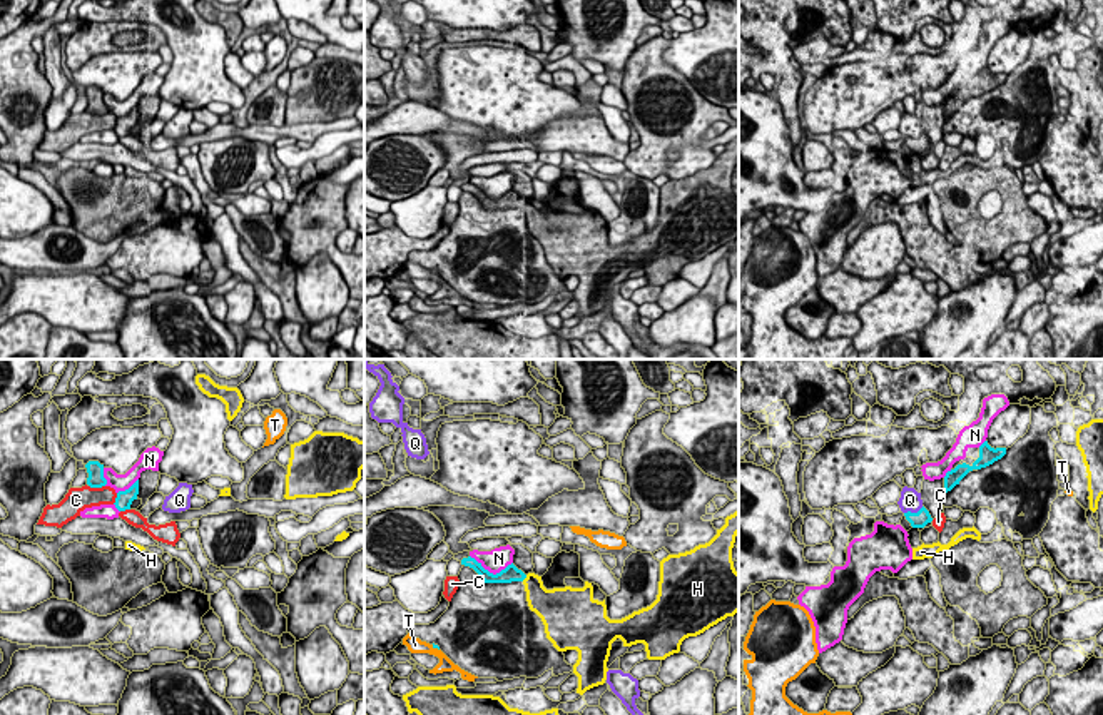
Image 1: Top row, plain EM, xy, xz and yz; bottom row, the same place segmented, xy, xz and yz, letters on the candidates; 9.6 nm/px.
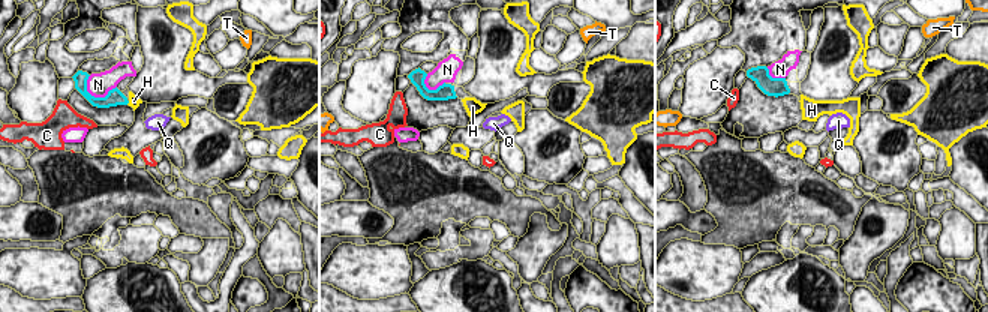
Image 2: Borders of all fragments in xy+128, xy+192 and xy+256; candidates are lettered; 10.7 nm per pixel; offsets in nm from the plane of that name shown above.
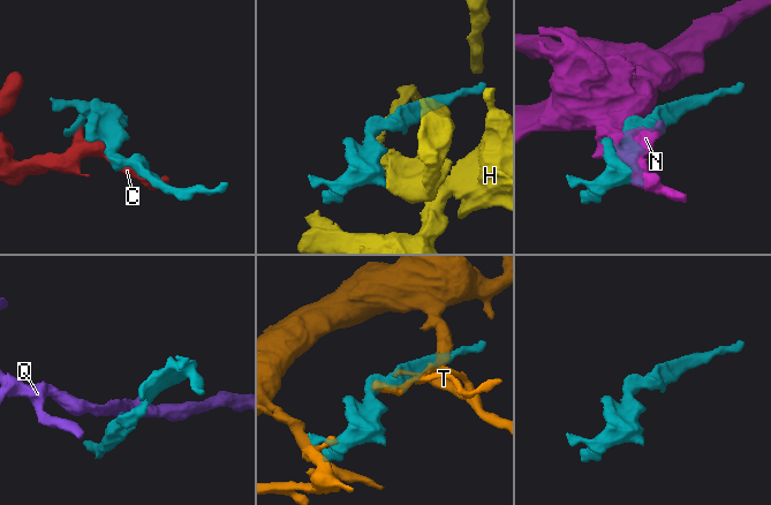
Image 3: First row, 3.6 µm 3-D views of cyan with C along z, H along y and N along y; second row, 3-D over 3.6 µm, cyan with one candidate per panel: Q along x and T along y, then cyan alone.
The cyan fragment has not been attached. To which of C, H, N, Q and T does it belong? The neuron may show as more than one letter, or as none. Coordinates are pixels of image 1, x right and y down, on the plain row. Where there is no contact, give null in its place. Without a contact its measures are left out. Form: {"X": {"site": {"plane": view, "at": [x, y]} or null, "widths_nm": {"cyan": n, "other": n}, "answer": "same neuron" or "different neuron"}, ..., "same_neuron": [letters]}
{"C": {"site": {"plane": "xy", "at": [97, 112]}, "widths_nm": {"cyan": 160, "other": 220}, "answer": "different neuron"}, "H": {"site": {"plane": "xz", "at": [523, 204]}, "widths_nm": {"cyan": 160, "other": 240}, "answer": "same neuron"}, "N": {"site": {"plane": "xz", "at": [492, 199]}, "widths_nm": {"cyan": 160, "other": 220}, "answer": "different neuron"}, "Q": {"site": {"plane": "yz", "at": [913, 139]}, "widths_nm": {"cyan": 160, "other": 200}, "answer": "different neuron"}, "T": {"site": {"plane": "xz", "at": [435, 273]}, "widths_nm": {"cyan": 30, "other": 160}, "answer": "different neuron"}, "same_neuron": ["H"]}

